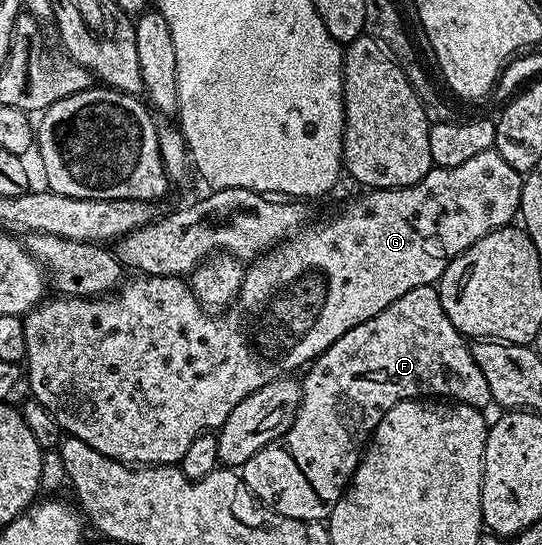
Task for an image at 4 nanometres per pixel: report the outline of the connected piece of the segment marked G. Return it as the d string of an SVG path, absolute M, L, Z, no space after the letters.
M495 148L482 151L482 155L474 155L474 159L470 159L466 163L462 163L459 167L446 167L445 169L432 168L426 176L418 179L418 183L407 185L401 189L373 189L371 191L361 192L361 197L356 197L344 210L341 211L337 217L332 217L329 221L320 221L317 225L313 223L305 224L304 228L298 233L293 233L291 237L287 237L281 241L279 245L275 245L273 249L268 250L262 257L257 257L245 268L244 278L242 279L240 290L223 311L212 312L201 305L198 298L192 293L192 287L184 277L149 277L147 275L136 275L133 281L125 280L115 291L98 297L70 297L67 295L56 295L56 298L45 299L40 302L36 308L29 311L24 317L24 326L26 327L26 385L32 388L32 393L36 396L36 401L61 425L65 430L63 431L67 436L77 437L82 439L82 443L86 443L90 447L94 447L94 451L98 451L102 455L106 455L115 461L121 461L123 465L130 465L133 467L147 467L150 465L176 465L184 456L186 451L190 448L190 443L194 439L198 439L200 433L208 431L219 430L221 425L226 423L226 419L230 415L230 411L234 411L234 407L238 407L238 403L242 403L242 399L246 399L246 395L250 395L254 391L258 391L262 387L266 387L266 383L276 381L278 378L285 375L295 374L296 368L307 366L309 363L316 360L320 354L325 353L333 343L342 335L346 335L346 331L350 331L354 327L358 327L358 323L366 323L366 319L374 319L374 315L378 315L378 311L382 311L386 307L390 307L390 303L394 303L394 299L402 299L402 295L406 295L406 291L410 291L414 287L422 287L423 285L436 285L440 277L446 271L446 267L458 255L466 252L471 245L478 243L478 239L482 239L486 235L490 235L499 229L509 228L513 224L512 220L517 220L520 211L520 200L522 199L522 187L524 186L524 179L521 173L514 171L514 167L510 167L510 163L506 163L506 159L502 159L502 155L498 155Z

